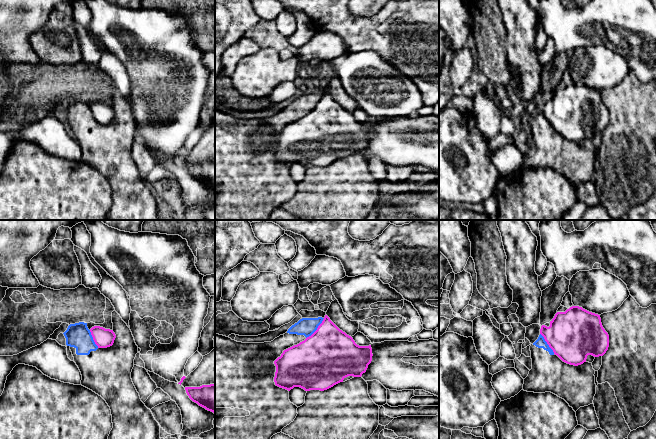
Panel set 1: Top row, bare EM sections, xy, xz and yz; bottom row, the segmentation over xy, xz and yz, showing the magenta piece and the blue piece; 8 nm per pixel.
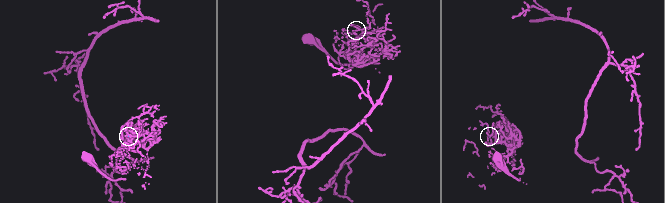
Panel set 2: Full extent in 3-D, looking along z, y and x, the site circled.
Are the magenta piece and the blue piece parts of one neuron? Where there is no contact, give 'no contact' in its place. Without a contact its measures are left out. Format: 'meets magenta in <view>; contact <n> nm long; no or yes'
meets magenta in xz; contact 220 nm long; no

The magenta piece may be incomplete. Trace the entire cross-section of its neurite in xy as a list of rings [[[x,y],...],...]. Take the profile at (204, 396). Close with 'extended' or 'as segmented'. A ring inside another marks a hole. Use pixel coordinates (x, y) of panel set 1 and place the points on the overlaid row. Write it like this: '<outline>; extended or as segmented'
[[[215,383],[200,387],[185,387],[185,390],[193,402],[215,414]]]; as segmented

